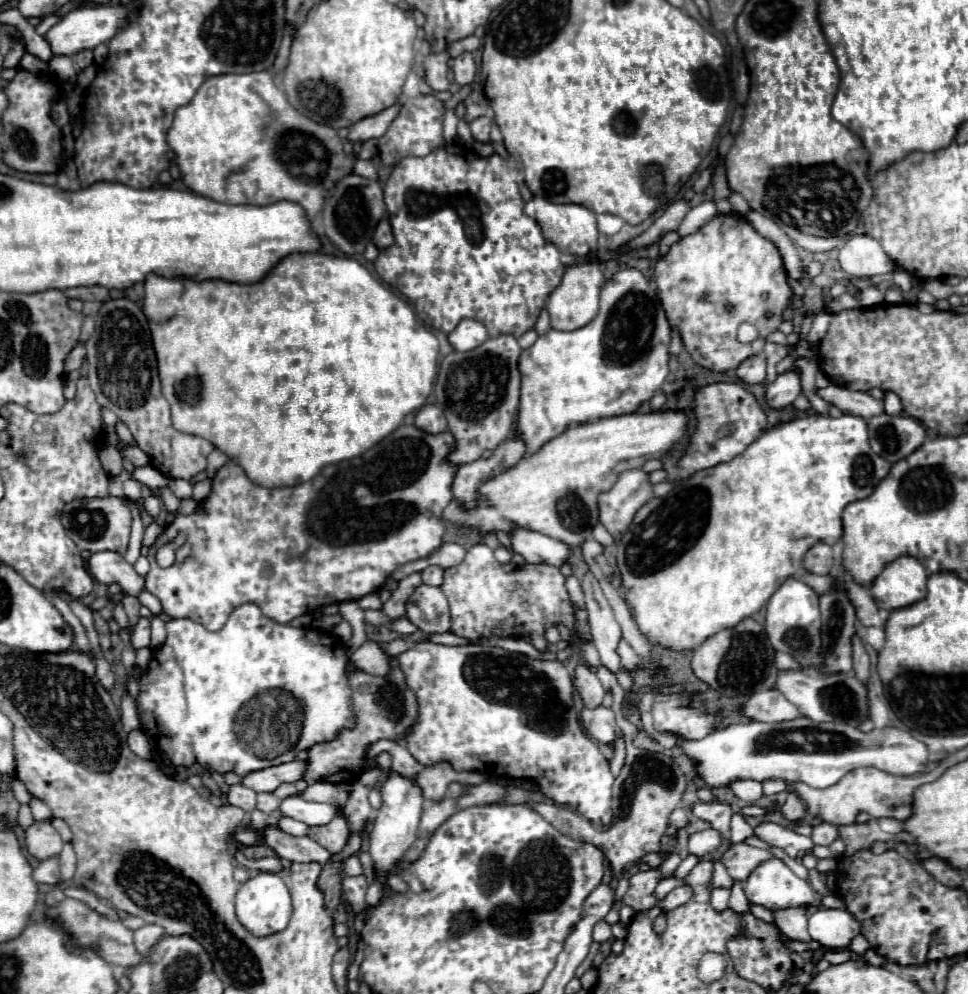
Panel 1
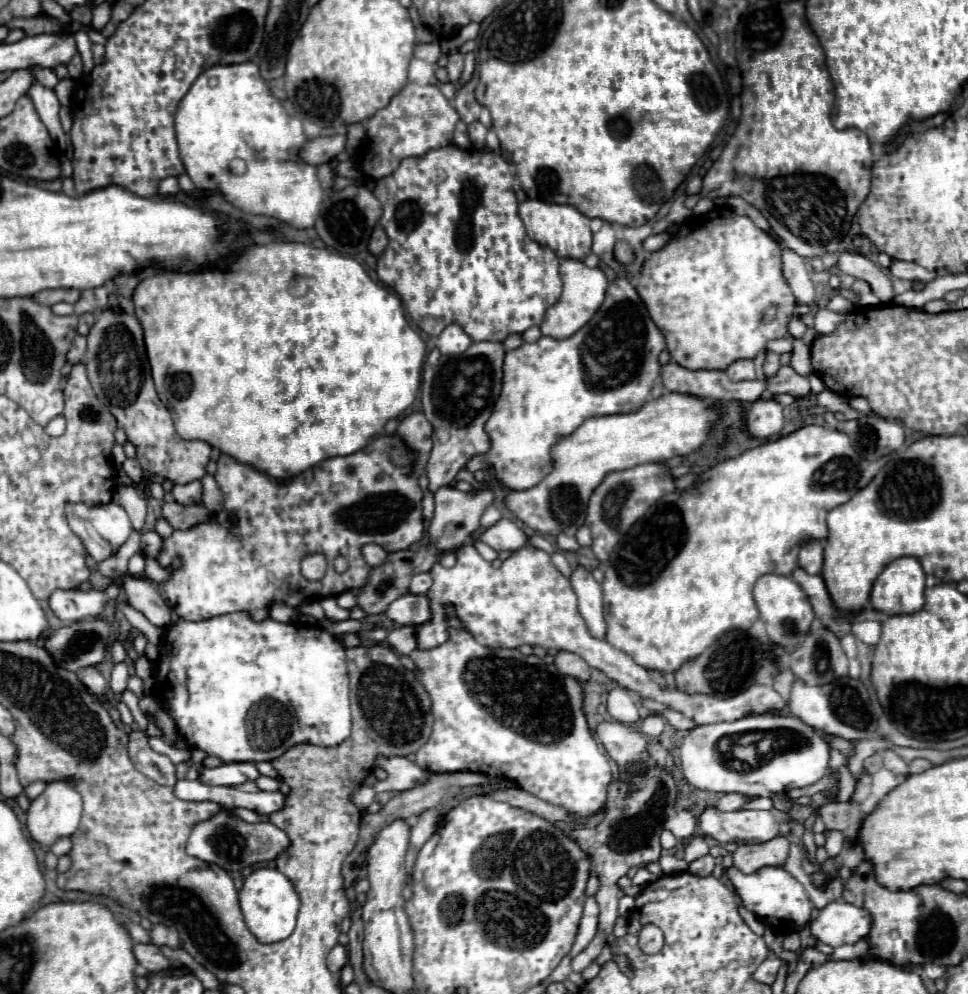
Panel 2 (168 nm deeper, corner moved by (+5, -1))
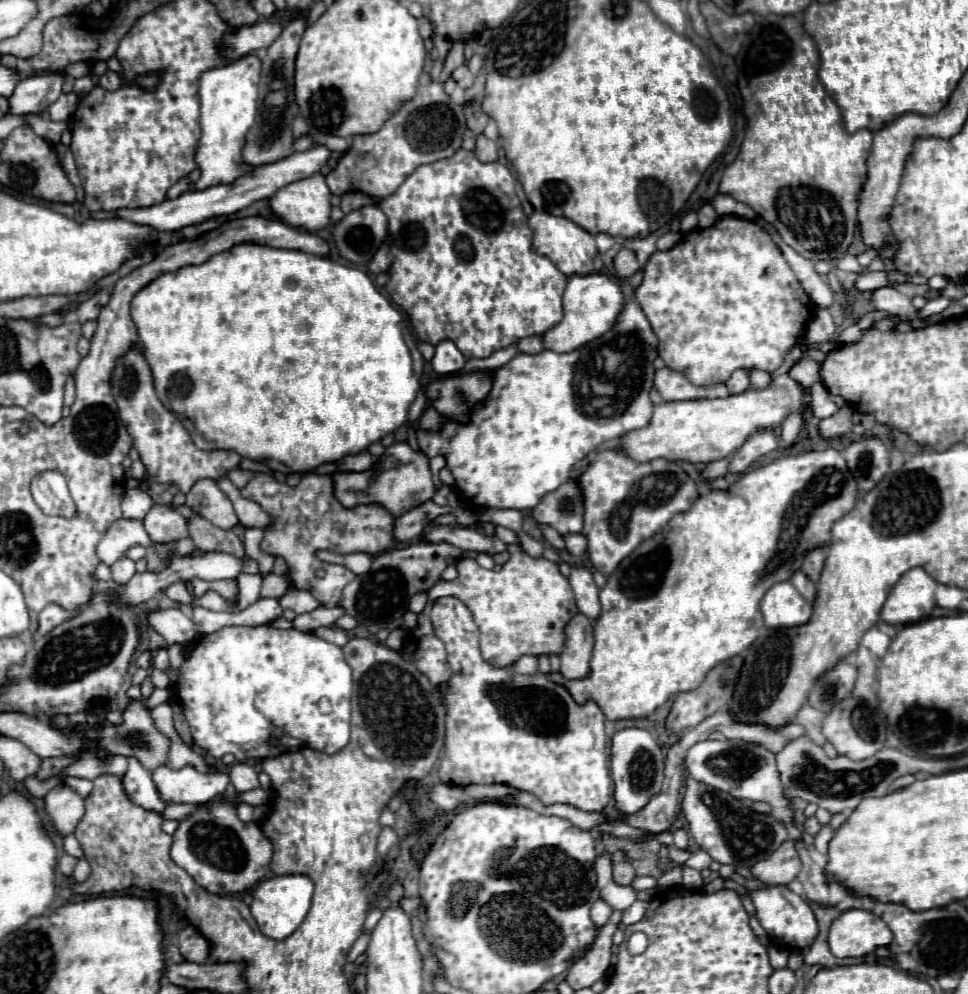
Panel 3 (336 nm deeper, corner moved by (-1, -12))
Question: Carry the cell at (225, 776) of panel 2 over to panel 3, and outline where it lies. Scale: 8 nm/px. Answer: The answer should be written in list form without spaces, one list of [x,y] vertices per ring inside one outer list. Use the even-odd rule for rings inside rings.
[[[160,766],[154,774],[154,784],[162,800],[178,804],[204,804],[210,798],[222,794],[230,782],[226,772],[200,774],[196,768],[186,766],[182,770],[172,770]]]

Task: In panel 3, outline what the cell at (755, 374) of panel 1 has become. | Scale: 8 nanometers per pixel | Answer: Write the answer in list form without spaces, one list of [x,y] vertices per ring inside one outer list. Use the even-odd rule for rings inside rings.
[[[738,370],[730,376],[730,380],[726,380],[726,386],[730,390],[730,394],[740,394],[744,390],[750,388],[750,380],[748,380],[748,372],[746,370]]]

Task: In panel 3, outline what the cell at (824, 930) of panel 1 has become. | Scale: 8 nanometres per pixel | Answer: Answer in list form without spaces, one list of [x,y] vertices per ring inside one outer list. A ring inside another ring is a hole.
[[[848,910],[830,926],[828,944],[834,956],[866,956],[894,940],[888,924],[866,910]]]

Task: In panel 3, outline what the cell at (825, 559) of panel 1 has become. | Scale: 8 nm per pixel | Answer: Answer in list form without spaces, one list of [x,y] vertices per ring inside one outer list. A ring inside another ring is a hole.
[[[814,548],[806,554],[804,558],[804,564],[802,564],[802,572],[812,580],[812,582],[818,582],[820,578],[820,572],[824,568],[824,560],[826,560],[826,550],[824,548]]]

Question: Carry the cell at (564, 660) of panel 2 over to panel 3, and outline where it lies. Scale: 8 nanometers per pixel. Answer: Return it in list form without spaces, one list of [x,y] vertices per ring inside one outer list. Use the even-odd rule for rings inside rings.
[[[578,612],[566,624],[564,634],[566,634],[566,642],[564,642],[564,648],[560,654],[562,676],[566,676],[570,680],[588,676],[590,656],[592,656],[592,646],[594,646],[592,622]]]

